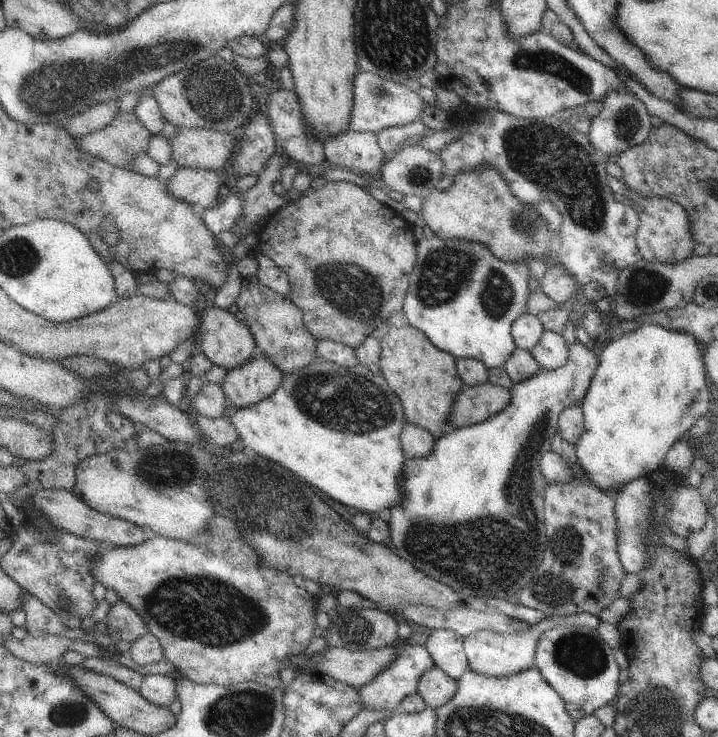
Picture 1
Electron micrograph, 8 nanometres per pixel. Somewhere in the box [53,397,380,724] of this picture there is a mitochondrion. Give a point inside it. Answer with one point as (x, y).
(198, 608)

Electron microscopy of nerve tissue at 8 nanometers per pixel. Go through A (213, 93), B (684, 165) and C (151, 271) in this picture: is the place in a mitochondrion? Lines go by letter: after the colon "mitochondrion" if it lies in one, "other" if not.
A: mitochondrion
B: other
C: other

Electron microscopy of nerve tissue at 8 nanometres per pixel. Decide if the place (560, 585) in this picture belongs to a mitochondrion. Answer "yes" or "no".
yes

